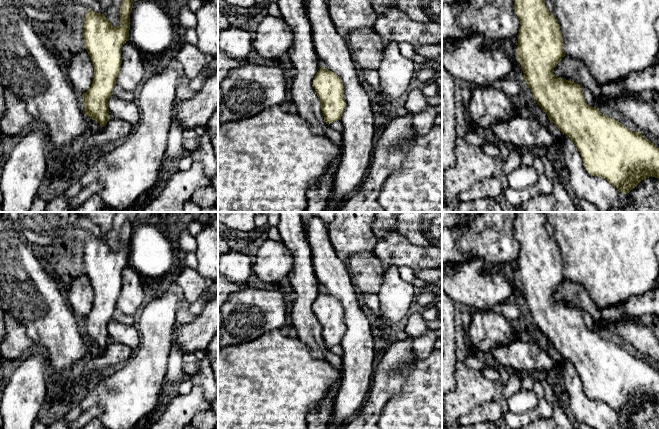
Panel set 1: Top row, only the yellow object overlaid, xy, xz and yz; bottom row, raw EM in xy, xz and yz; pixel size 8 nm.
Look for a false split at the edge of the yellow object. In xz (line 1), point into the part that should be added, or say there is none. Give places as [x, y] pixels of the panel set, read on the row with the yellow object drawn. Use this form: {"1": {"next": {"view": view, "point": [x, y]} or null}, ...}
{"1": {"next": null}}

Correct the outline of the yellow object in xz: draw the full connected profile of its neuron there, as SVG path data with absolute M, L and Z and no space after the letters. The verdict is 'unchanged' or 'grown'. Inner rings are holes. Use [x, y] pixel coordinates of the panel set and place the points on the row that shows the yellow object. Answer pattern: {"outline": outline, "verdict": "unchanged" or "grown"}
{"outline": "M321 67L313 79L313 87L321 101L321 109L327 124L341 120L346 107L344 85L340 77Z", "verdict": "unchanged"}

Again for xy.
{"outline": "M123 0L120 25L114 27L103 14L91 8L84 18L83 37L94 66L91 87L82 95L85 114L105 127L110 119L108 100L113 95L121 70L121 50L129 41L130 14L133 0Z", "verdict": "unchanged"}

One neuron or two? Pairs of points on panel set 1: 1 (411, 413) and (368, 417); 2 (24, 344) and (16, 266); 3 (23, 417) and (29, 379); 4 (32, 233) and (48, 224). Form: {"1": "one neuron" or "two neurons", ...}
{"1": "two neurons", "2": "two neurons", "3": "one neuron", "4": "one neuron"}

